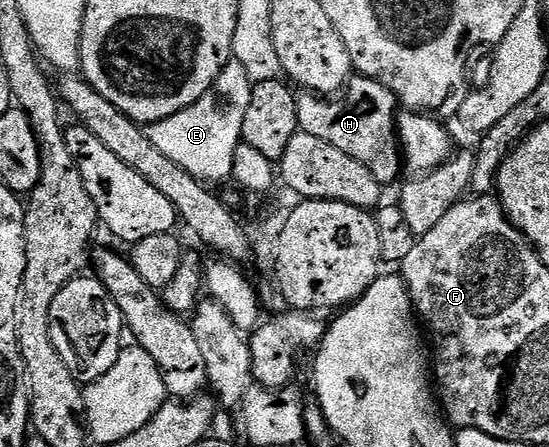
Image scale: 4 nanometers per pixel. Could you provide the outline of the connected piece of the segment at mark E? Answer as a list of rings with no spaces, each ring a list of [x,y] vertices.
[[[230,59],[227,65],[227,80],[228,76],[229,108],[220,104],[216,95],[210,94],[179,110],[179,114],[148,125],[147,128],[151,142],[155,142],[155,146],[159,146],[159,150],[171,158],[171,162],[179,162],[179,166],[183,166],[183,170],[191,173],[196,180],[210,185],[217,184],[220,180],[228,181],[232,177],[235,150],[243,142],[243,114],[247,114],[247,106],[251,106],[254,83],[247,78],[243,66],[239,66],[235,59]]]

